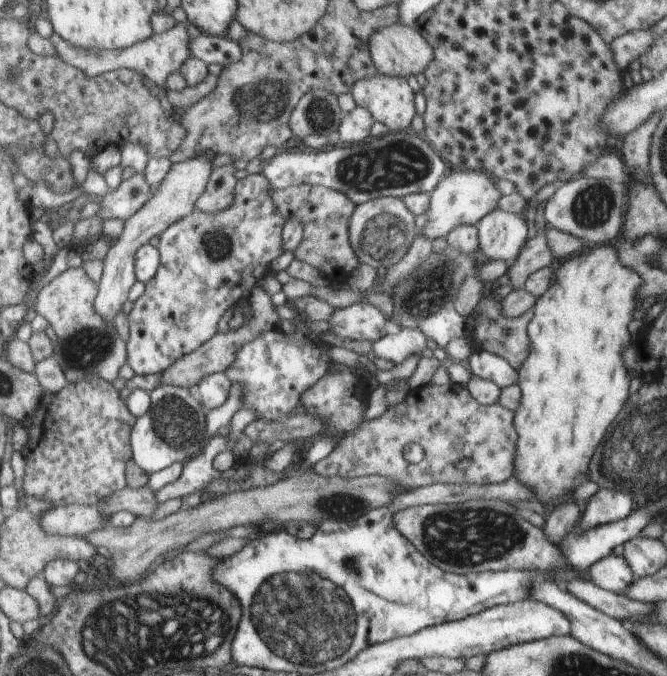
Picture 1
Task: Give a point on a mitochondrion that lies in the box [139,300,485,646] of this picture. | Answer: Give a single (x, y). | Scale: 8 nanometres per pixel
(175, 426)

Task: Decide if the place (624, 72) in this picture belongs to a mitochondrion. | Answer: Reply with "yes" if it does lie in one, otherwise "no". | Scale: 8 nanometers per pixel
no

